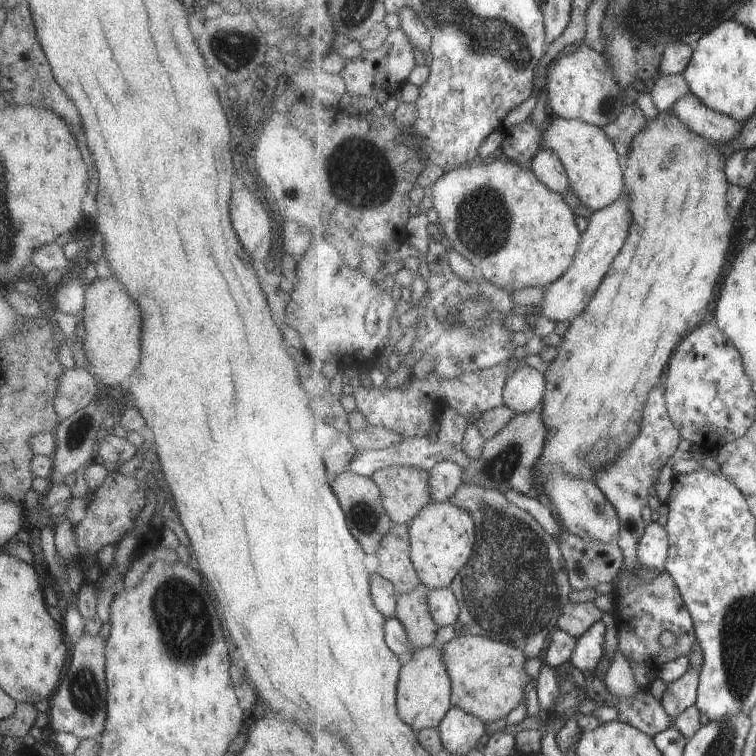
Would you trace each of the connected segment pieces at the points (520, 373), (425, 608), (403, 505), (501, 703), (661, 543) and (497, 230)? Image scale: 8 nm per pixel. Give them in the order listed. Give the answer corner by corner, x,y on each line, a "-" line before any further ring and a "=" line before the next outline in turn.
521,366
506,382
504,404
517,413
529,413
543,402
547,384
537,368
=
423,584
408,593
398,595
395,614
403,621
415,650
437,643
437,631
441,628
430,611
431,589
=
393,465
374,472
380,486
385,510
394,524
409,526
432,502
431,473
417,467
=
457,634
449,642
443,643
441,650
444,652
444,661
453,681
453,707
474,714
489,724
495,720
501,720
501,718
505,719
505,716
509,716
523,702
525,688
531,682
531,676
525,670
525,662
527,662
528,656
525,651
522,651
522,648
484,636
=
656,521
647,525
638,549
643,566
664,570
670,549
669,533
666,526
661,526
=
509,158
490,164
461,166
444,172
433,186
434,207
443,235
463,258
475,266
477,274
509,291
552,285
571,268
580,248
582,232
573,207
564,195
551,190
535,174
530,165
521,165

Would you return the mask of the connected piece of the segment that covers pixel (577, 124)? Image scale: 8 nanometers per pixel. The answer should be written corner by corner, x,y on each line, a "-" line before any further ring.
558,116
546,128
542,148
557,153
568,170
572,188
577,191
582,204
593,212
612,205
624,193
624,158
615,150
613,140
605,134
603,127

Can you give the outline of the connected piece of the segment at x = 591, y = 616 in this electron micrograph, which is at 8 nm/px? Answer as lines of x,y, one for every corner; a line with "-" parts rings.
592,602
571,603
567,604
561,610
561,616
557,620
557,628
567,631
575,638
585,634
591,626
603,618
603,610
599,610

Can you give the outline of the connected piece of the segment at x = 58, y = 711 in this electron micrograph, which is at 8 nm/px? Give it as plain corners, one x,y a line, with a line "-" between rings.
81,633
78,640
69,644
69,659
59,684
48,701
48,723
56,733
71,733
78,739
98,738
104,728
106,703
106,678
104,673
104,642
99,634

